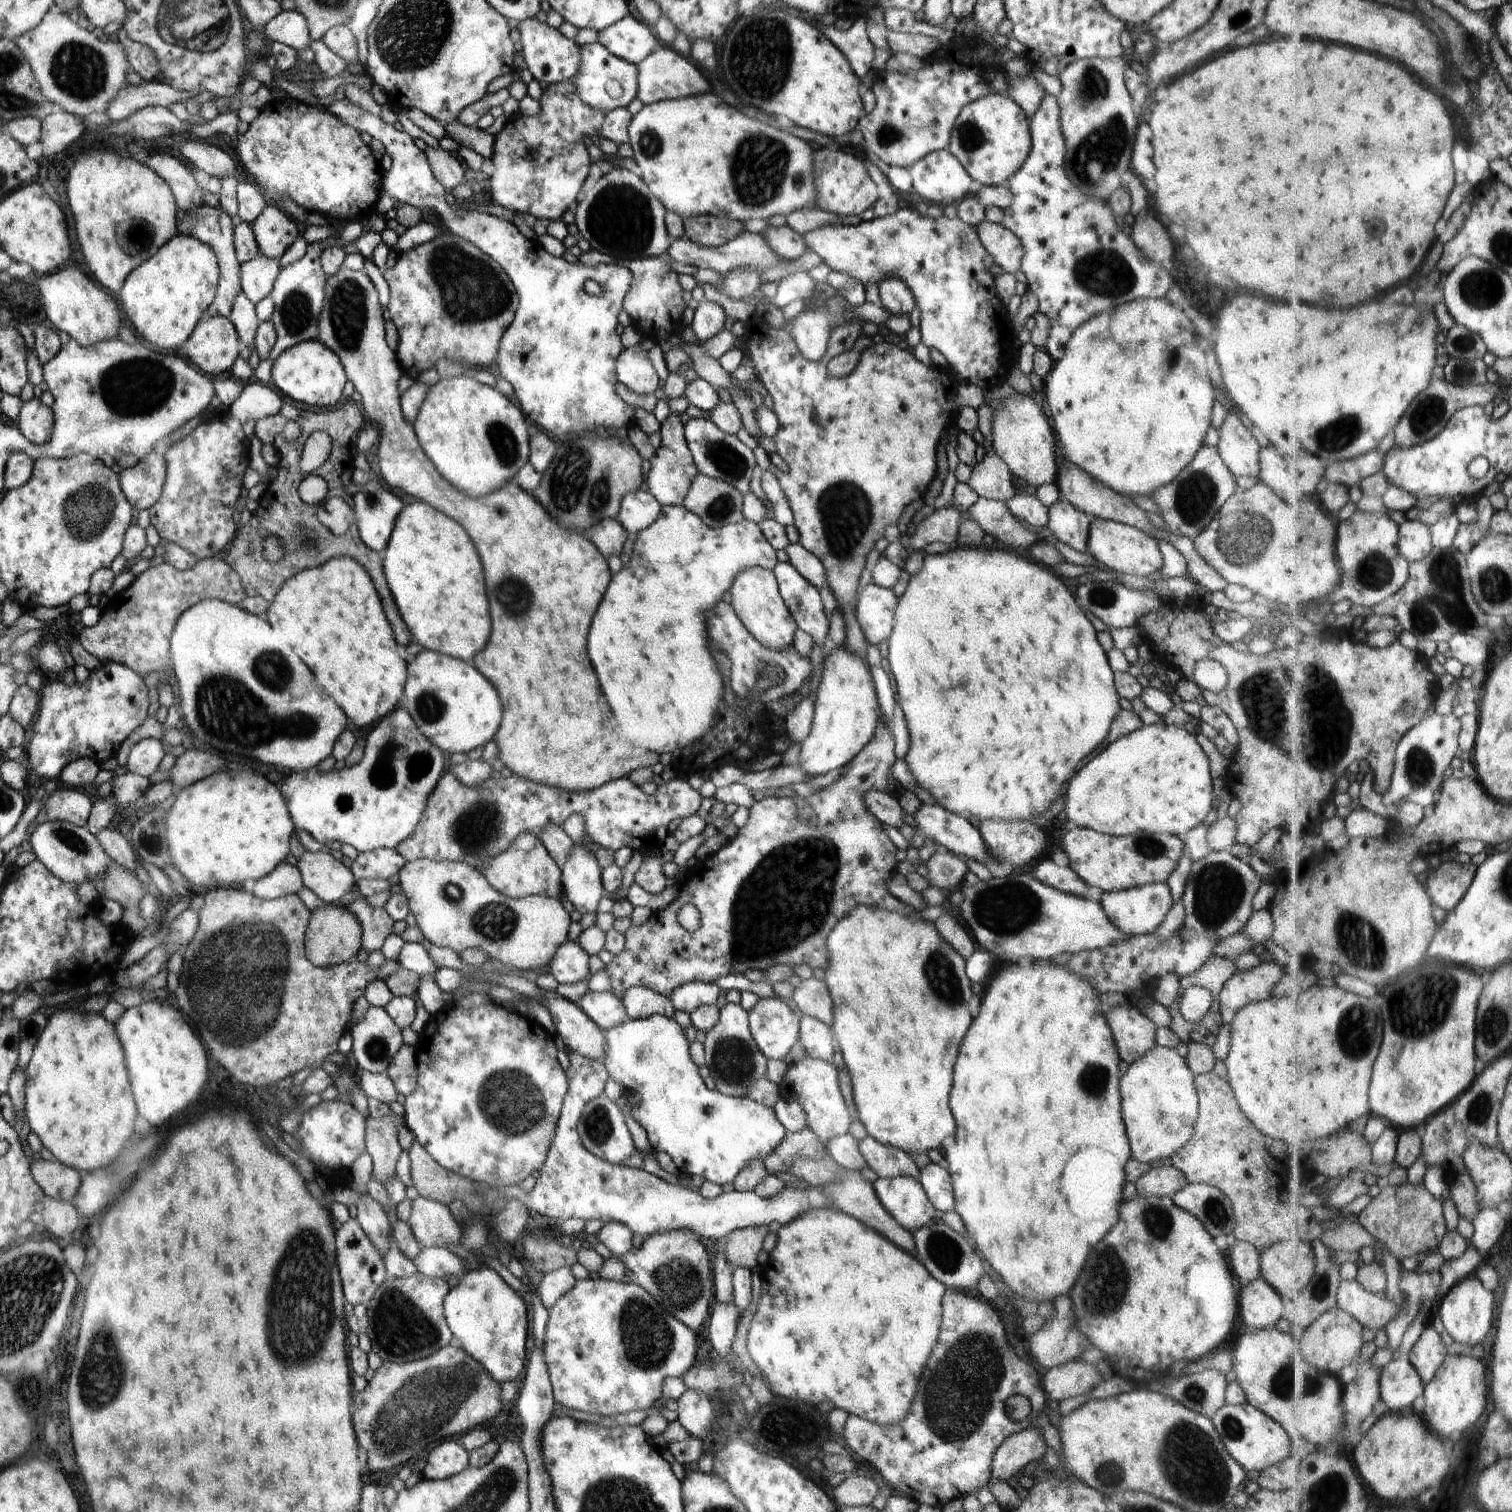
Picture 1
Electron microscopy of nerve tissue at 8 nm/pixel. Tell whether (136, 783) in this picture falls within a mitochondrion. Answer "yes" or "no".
no

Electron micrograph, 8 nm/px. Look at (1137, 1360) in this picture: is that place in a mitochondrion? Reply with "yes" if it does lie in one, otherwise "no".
no

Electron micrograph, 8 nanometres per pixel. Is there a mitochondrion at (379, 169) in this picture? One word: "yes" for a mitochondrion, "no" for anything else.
no

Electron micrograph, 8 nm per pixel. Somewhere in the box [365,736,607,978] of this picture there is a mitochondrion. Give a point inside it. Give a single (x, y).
(479, 825)

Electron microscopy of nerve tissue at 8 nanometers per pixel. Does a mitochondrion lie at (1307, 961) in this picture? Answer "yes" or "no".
no

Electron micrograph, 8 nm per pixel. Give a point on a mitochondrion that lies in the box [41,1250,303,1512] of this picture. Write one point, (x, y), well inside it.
(102, 1375)

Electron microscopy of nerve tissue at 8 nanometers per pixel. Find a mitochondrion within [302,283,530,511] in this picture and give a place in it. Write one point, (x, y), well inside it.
(505, 448)

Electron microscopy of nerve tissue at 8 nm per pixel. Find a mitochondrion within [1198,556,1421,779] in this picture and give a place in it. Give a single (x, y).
(1249, 691)

